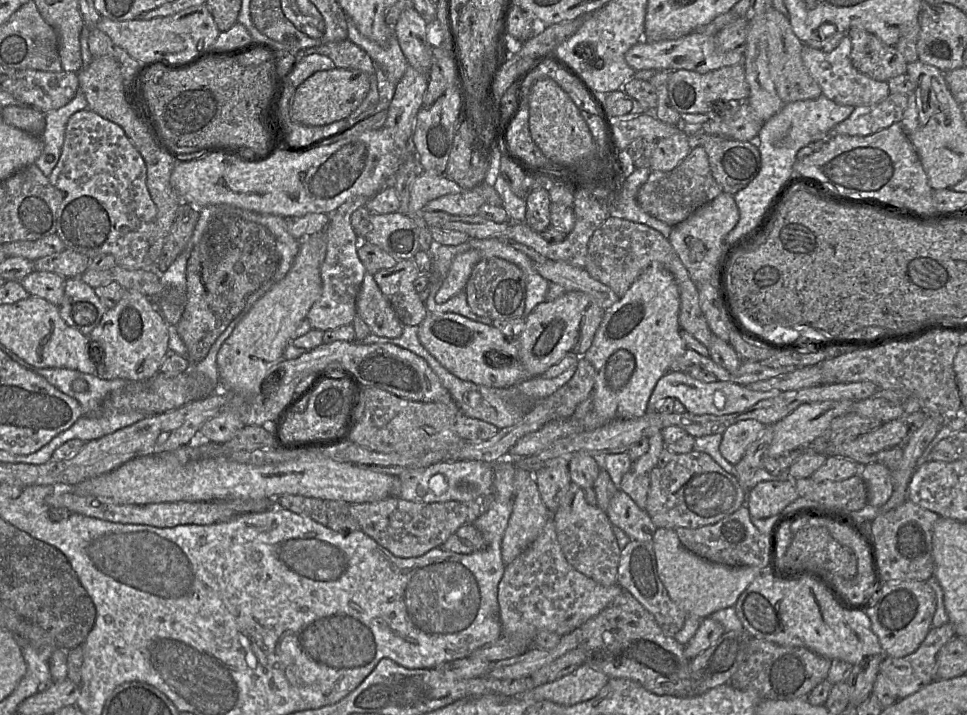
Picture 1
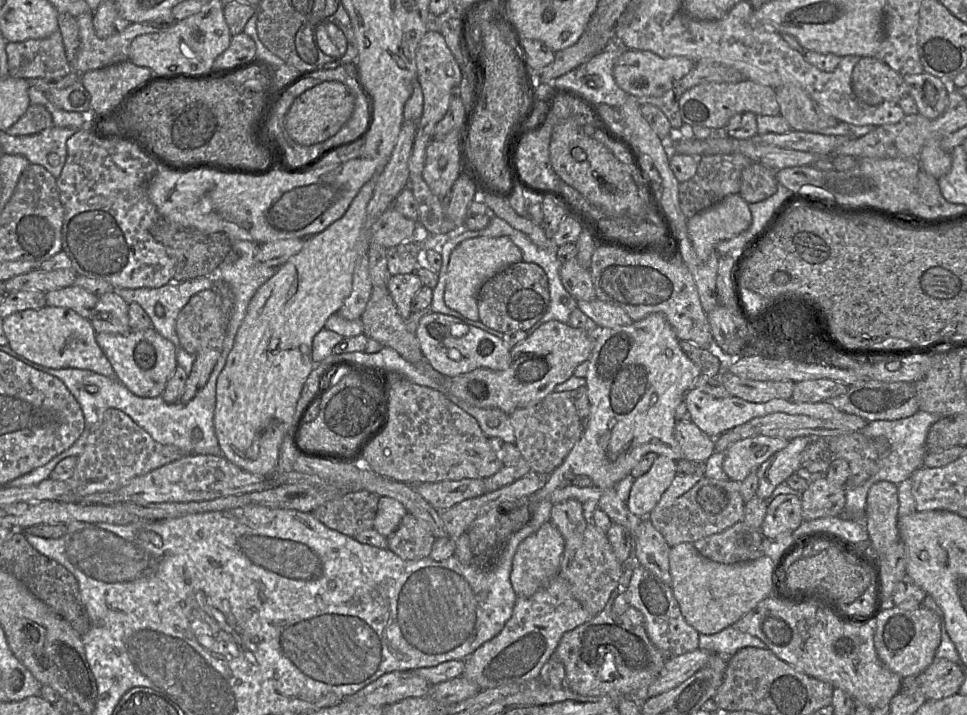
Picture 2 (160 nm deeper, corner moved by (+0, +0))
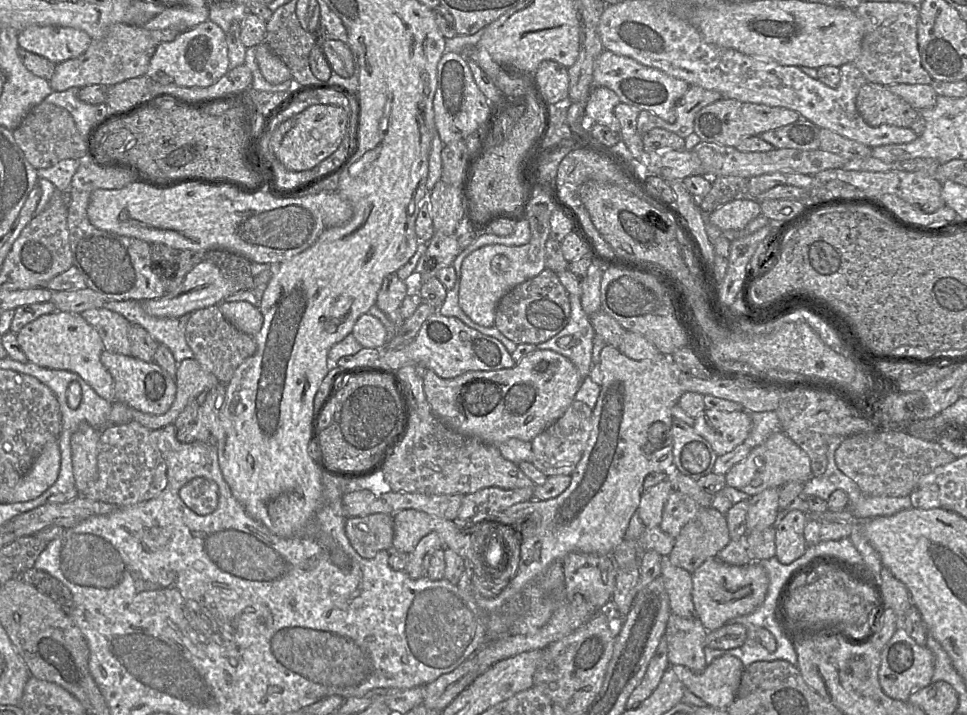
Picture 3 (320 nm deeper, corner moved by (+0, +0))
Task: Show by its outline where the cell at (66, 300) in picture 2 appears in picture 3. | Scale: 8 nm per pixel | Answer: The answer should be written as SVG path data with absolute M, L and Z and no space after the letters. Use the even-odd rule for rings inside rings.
M101 307L86 310L80 315L98 332L105 350L127 356L131 355L128 337L130 323L120 314Z

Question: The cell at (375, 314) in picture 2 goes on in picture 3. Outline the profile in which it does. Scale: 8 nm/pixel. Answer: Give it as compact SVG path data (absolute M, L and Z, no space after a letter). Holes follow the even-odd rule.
M540 348L509 369L469 371L452 379L441 378L430 369L420 370L433 413L459 434L495 446L511 438L531 442L565 413L582 383L568 358Z

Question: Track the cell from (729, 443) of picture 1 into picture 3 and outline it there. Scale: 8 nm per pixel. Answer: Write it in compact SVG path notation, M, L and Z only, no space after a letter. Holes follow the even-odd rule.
M781 431L753 448L747 457L734 465L724 477L728 486L753 497L768 488L779 489L788 482L805 484L812 476L808 455Z

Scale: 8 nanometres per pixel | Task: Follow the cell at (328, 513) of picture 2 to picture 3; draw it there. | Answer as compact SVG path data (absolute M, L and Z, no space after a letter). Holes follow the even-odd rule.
M383 513L348 517L345 532L354 549L362 557L370 559L393 546L394 520Z

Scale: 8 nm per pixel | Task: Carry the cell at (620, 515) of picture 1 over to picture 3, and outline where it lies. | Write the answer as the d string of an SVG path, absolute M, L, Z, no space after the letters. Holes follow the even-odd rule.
M663 556L660 577L669 596L672 613L685 618L697 617L692 596L691 574L674 566L670 562L669 556Z

